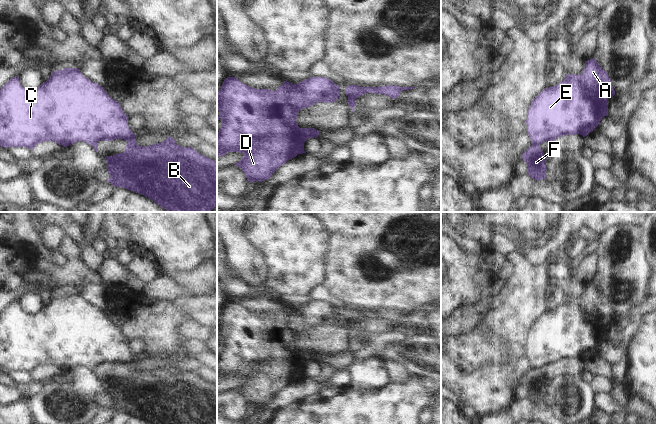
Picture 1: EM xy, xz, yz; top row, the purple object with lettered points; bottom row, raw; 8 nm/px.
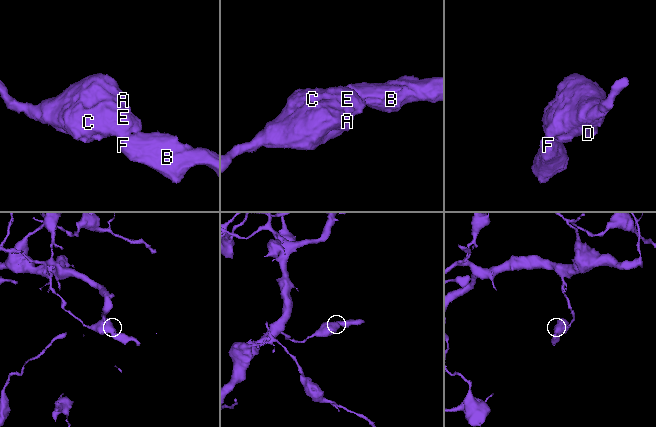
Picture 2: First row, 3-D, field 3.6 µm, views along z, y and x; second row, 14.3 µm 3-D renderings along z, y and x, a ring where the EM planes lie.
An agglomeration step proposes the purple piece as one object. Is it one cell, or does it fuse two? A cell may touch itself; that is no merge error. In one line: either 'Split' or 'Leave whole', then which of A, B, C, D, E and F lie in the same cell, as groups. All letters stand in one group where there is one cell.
Split. Groups: A C D E / B F.

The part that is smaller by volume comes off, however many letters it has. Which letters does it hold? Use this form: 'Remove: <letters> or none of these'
Remove: B, F

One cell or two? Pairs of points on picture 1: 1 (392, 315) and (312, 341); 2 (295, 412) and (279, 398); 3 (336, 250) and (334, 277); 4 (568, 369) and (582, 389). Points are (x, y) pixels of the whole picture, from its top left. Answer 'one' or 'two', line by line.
1: one
2: two
3: one
4: two

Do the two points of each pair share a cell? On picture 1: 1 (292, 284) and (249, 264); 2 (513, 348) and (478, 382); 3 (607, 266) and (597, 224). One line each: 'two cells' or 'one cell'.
1: two cells
2: one cell
3: two cells

